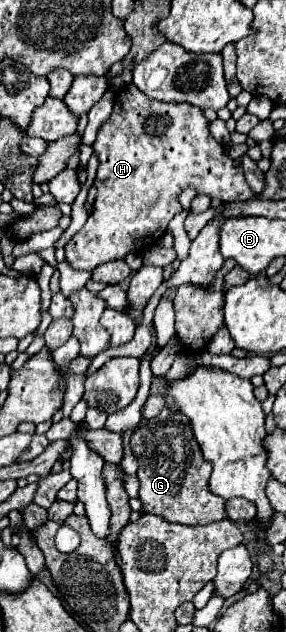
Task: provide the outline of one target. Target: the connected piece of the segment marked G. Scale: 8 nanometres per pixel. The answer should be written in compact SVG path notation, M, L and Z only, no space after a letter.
M164 407L158 417L144 421L134 431L130 445L140 465L138 499L144 503L146 513L154 513L166 521L192 527L226 519L226 501L214 495L208 487L212 465L200 453L200 447L190 431L190 423L182 413Z

